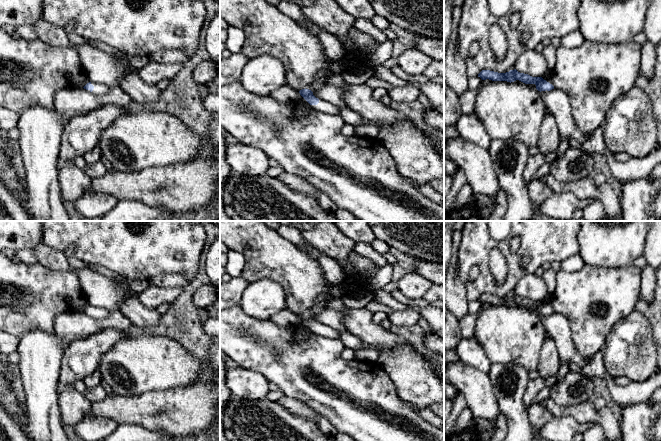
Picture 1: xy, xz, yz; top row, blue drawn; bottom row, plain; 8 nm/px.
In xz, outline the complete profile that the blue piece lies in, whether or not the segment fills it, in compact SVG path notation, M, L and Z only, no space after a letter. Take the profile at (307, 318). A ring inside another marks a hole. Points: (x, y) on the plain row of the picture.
M305 312L300 314L299 317L310 328L313 334L330 339L340 339L340 335L337 330L322 323L316 322L311 314Z

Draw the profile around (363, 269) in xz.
M354 251L350 253L348 259L353 267L353 272L346 274L346 279L342 283L346 290L345 294L367 290L366 284L375 274L378 267L369 259L360 256Z

